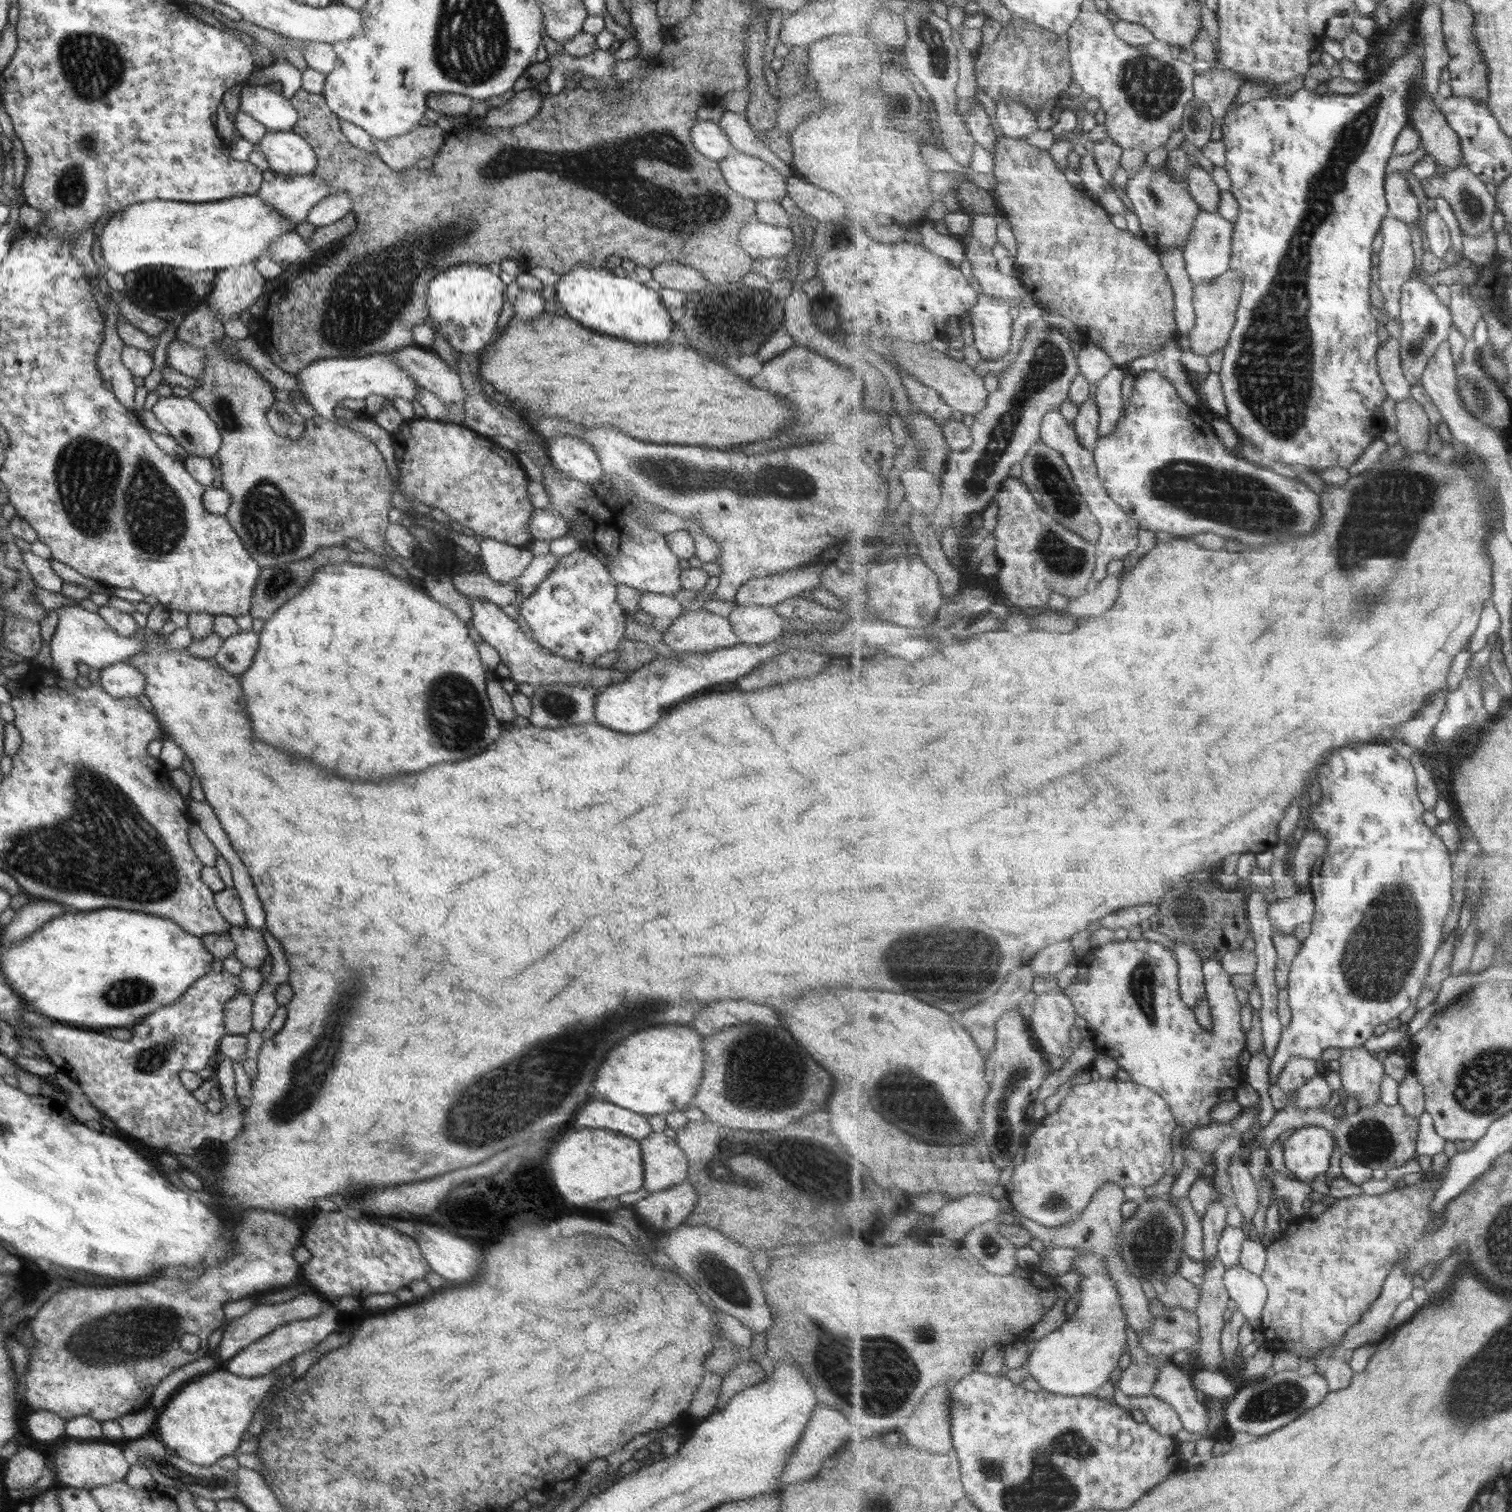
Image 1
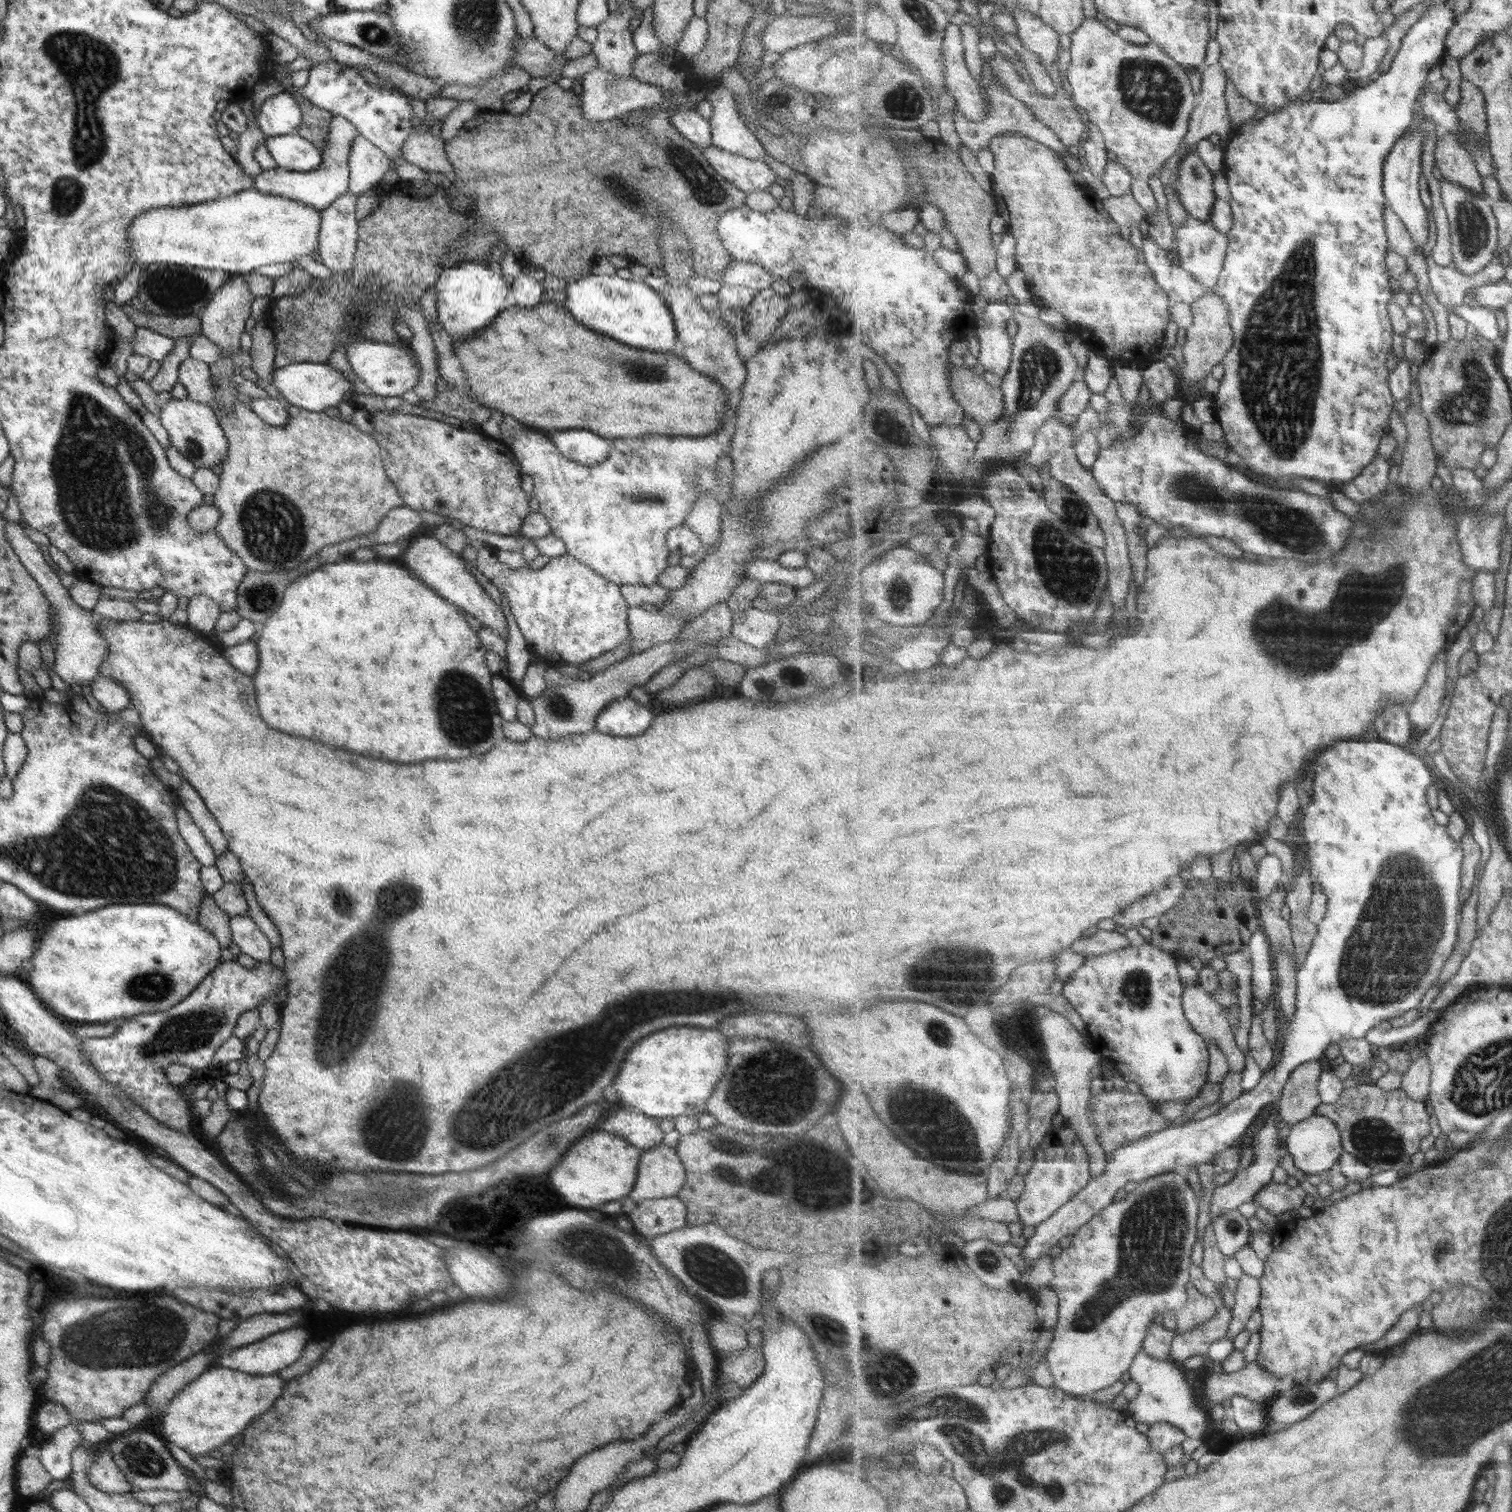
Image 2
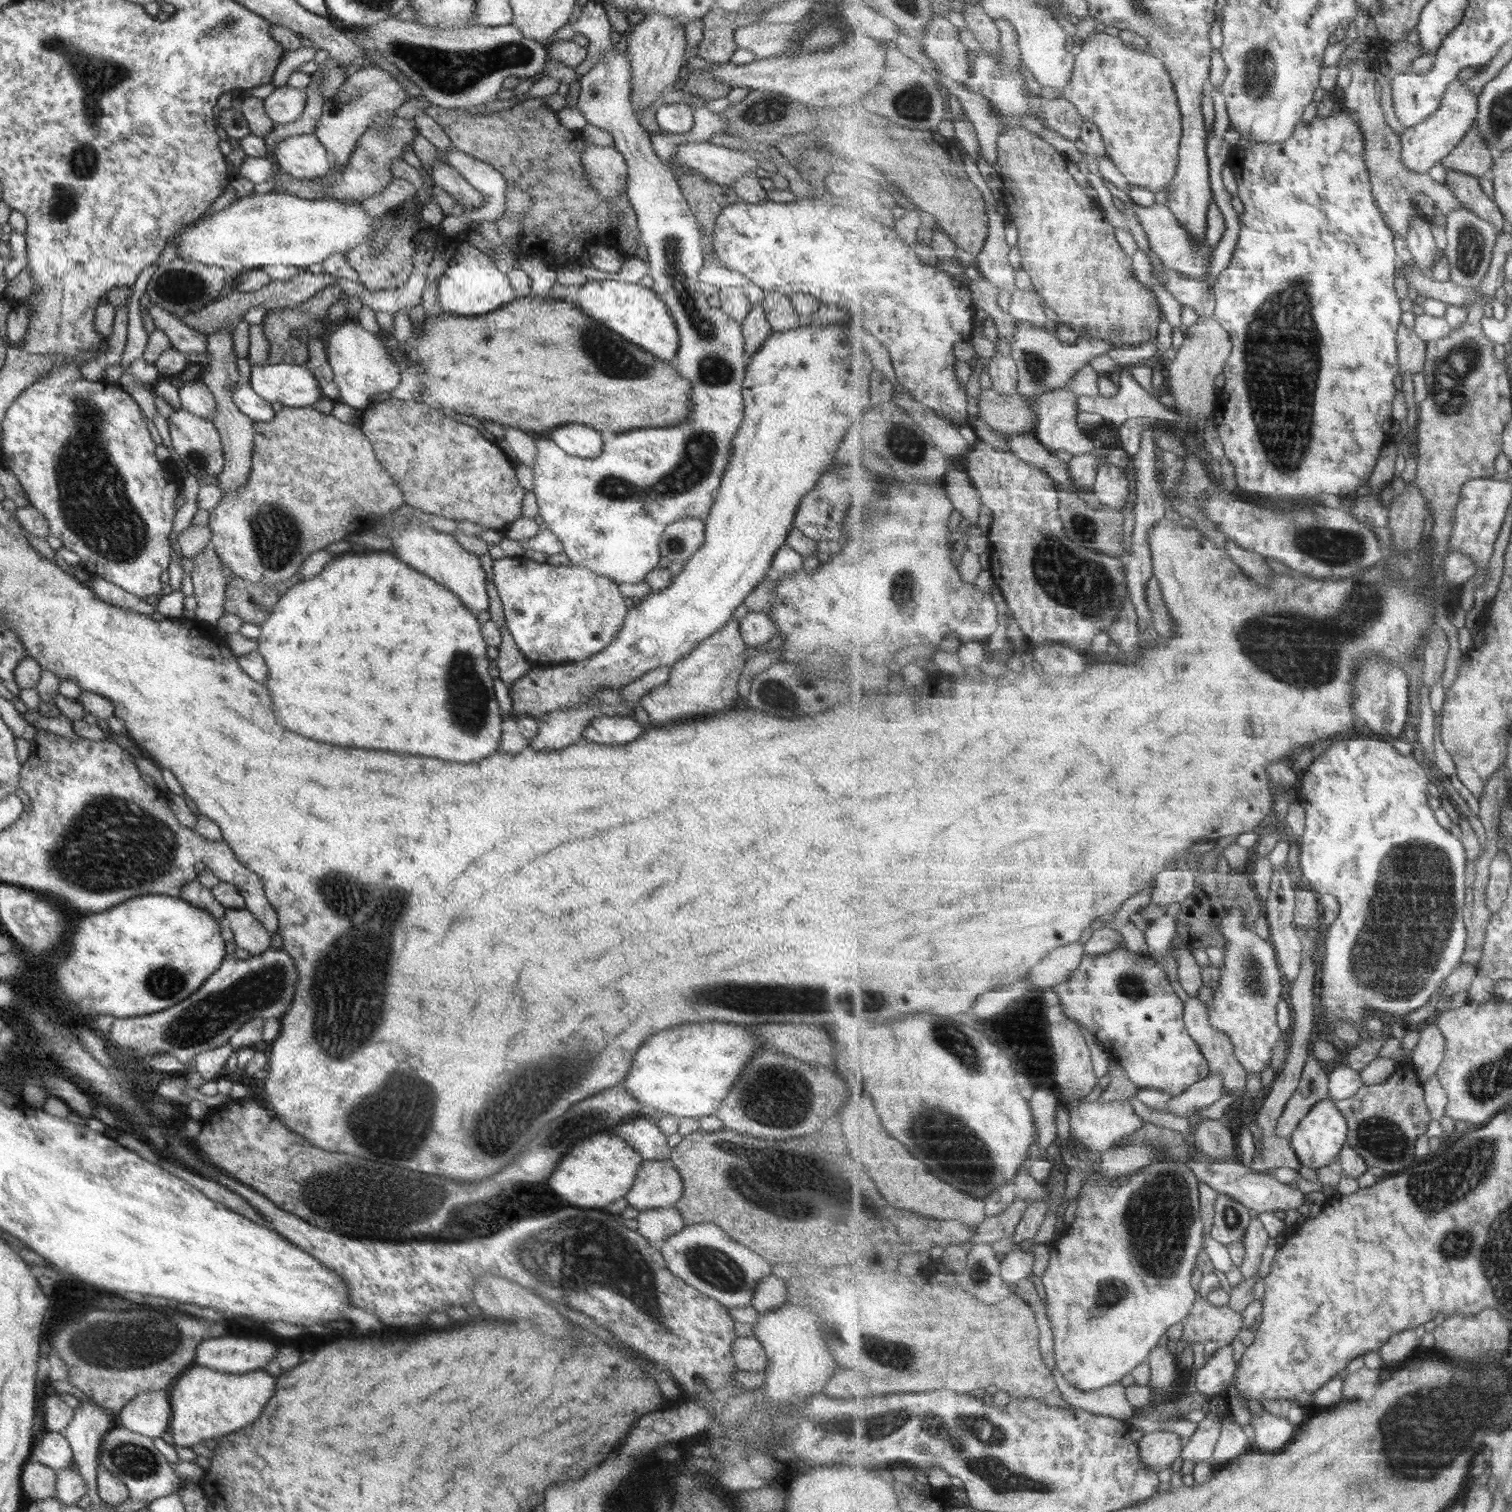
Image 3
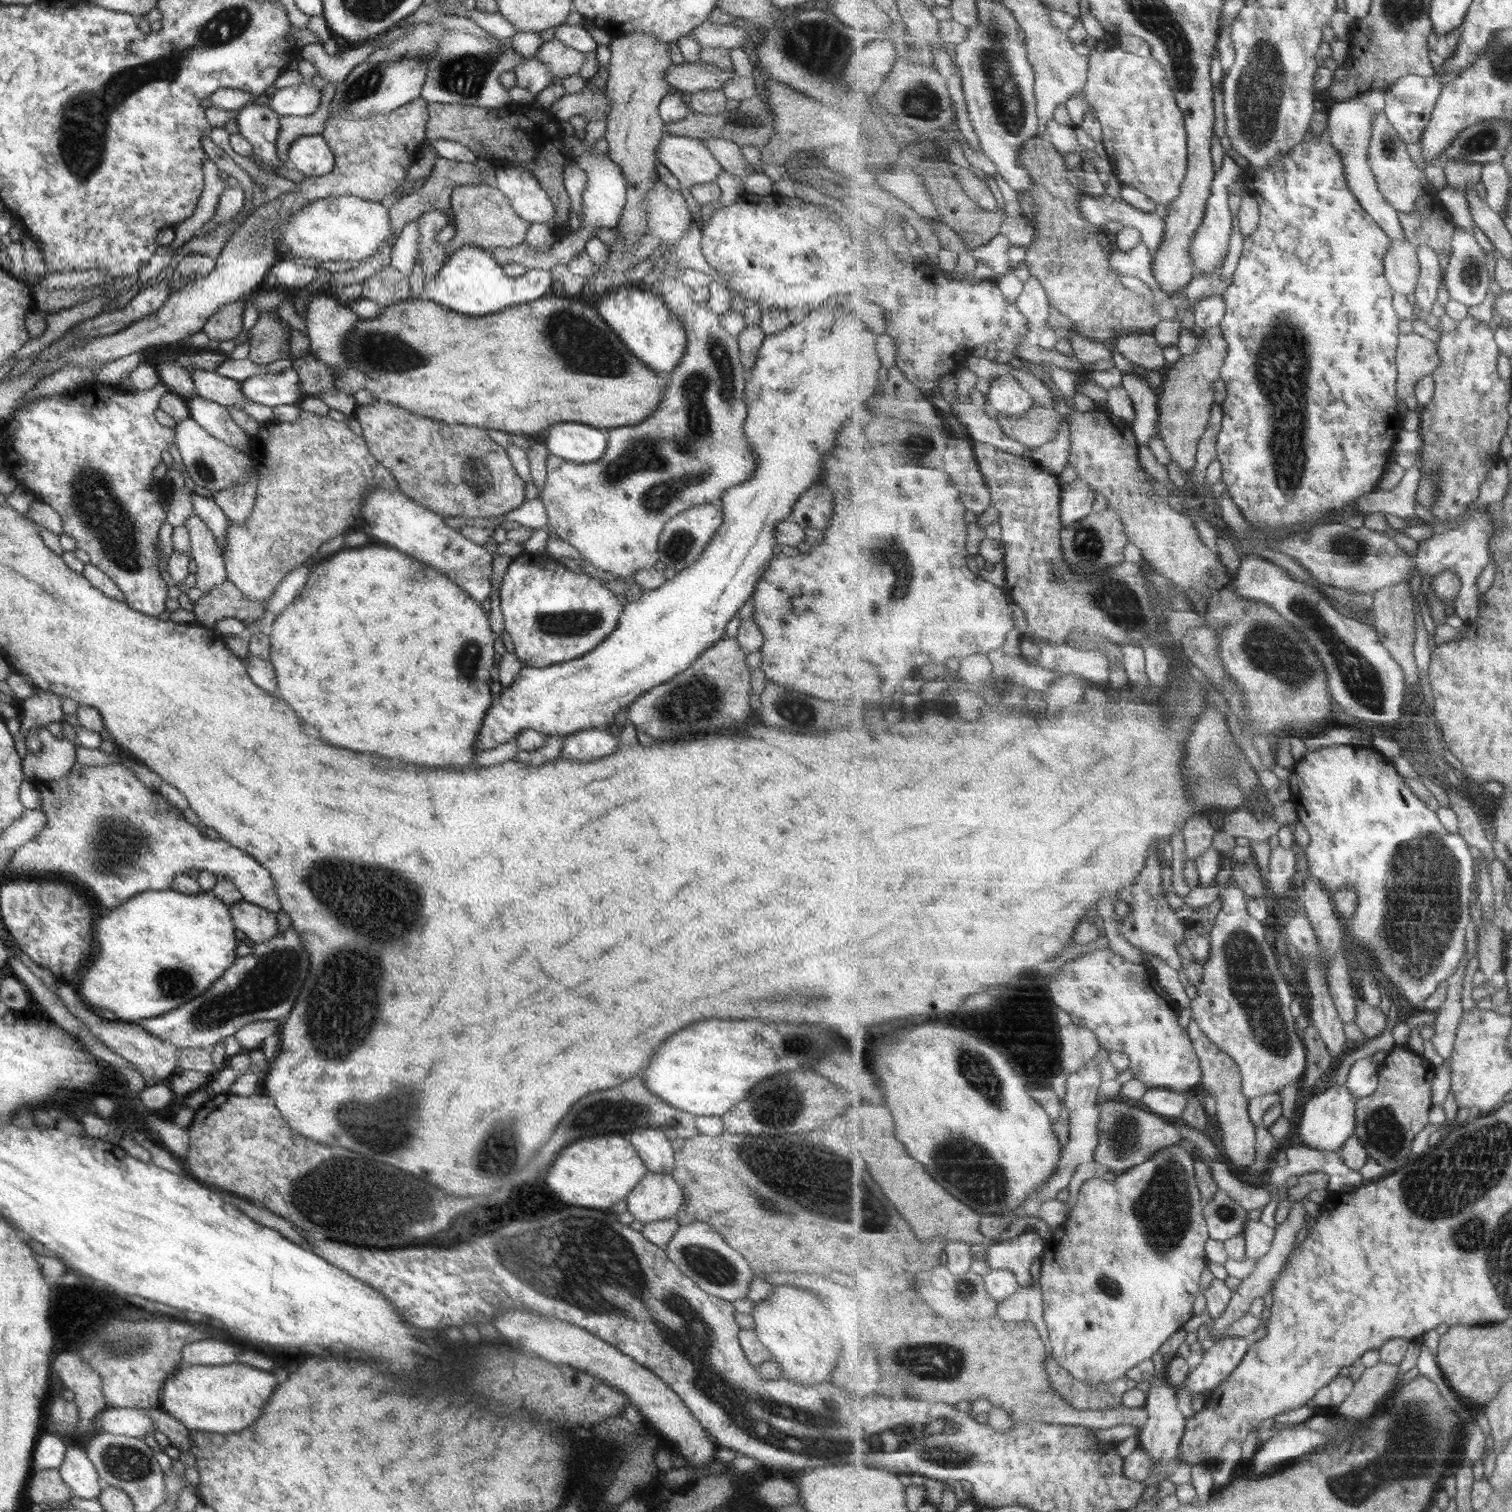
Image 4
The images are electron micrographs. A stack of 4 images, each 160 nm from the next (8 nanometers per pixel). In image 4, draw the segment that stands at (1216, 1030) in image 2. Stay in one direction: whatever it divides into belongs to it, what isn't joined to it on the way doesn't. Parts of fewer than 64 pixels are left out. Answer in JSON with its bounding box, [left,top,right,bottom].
[1187,1018,1258,1166]

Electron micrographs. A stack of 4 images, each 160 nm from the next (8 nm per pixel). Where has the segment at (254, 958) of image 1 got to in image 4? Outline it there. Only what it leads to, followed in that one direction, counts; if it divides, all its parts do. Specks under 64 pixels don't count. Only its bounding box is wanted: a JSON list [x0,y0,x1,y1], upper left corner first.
[229,901,277,943]

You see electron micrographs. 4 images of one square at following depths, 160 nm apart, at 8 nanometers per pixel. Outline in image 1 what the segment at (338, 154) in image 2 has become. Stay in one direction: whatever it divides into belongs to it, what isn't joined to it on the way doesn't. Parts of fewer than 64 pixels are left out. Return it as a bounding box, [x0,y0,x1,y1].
[256,170,328,226]

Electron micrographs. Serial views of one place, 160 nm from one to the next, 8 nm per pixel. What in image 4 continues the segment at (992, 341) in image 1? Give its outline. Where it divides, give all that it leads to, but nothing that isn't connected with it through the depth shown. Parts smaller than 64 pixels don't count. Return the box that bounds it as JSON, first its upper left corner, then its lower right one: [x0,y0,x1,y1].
[987,374,1035,417]

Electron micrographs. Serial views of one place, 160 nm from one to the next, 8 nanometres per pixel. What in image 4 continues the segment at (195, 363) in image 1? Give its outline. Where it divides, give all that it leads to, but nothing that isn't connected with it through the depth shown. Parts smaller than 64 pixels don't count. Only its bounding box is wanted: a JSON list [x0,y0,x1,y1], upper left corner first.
[186,396,249,449]

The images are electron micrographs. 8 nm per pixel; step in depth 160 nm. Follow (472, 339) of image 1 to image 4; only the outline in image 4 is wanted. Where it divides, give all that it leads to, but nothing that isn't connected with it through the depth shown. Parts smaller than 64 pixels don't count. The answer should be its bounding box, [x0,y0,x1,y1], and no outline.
[424,245,552,317]

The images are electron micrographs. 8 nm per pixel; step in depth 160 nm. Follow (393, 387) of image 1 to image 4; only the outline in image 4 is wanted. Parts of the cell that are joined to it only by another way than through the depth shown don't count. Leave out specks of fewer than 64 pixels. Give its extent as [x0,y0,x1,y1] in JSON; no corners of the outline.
[239,367,305,408]

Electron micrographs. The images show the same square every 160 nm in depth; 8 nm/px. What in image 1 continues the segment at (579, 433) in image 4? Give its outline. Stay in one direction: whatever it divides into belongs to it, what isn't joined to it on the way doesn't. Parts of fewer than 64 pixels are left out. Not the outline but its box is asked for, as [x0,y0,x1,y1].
[546,436,604,484]

